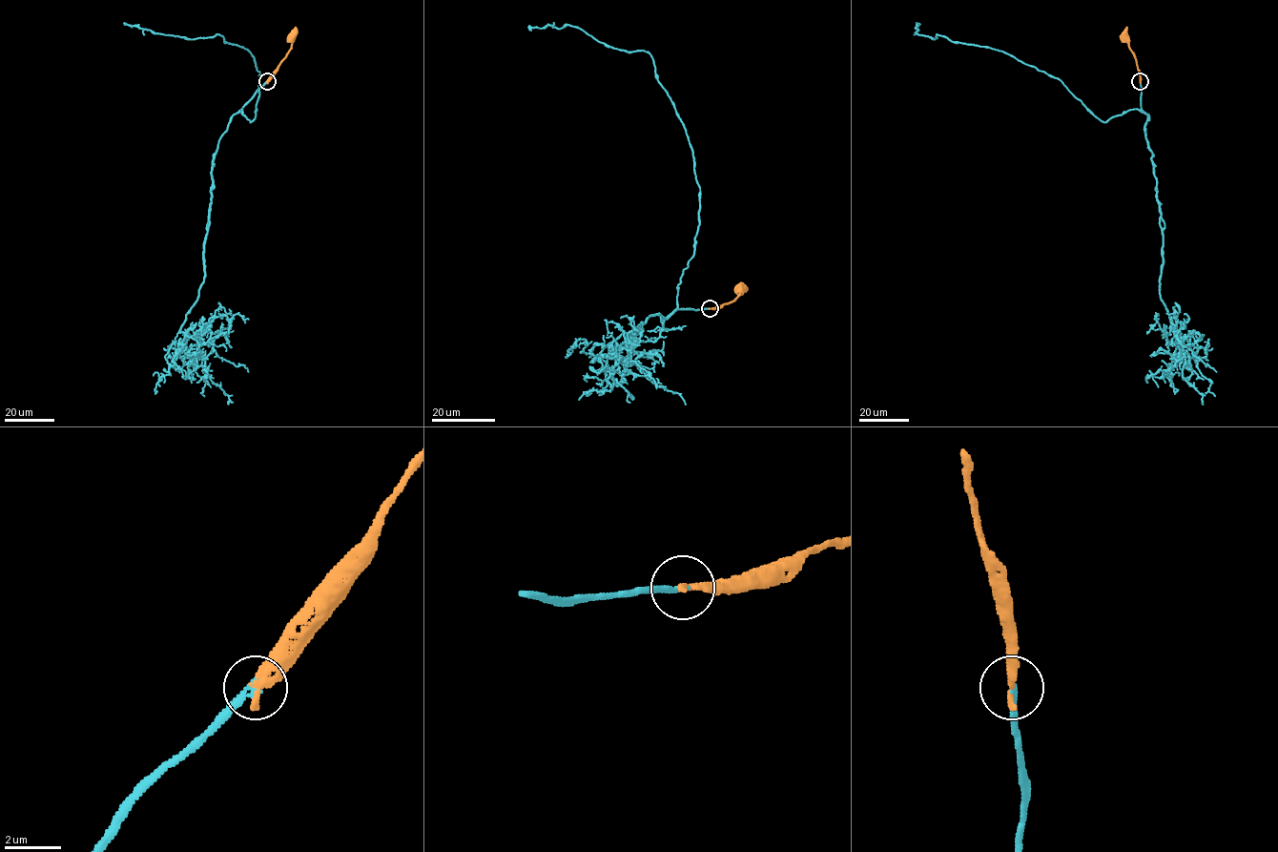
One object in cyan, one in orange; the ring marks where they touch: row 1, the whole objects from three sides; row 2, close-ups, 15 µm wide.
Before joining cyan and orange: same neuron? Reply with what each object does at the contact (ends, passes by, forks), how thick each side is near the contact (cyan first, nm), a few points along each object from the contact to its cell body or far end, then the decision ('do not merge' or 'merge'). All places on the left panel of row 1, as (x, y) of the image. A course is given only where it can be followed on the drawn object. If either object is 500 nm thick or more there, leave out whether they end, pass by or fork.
cyan ends there; orange ends there; 200 nm thick on the cyan side, 300 nm on the other; cyan runs (267, 81), (241, 109), (250, 122), (259, 94), (259, 72), (247, 50), (218, 33), (186, 39), (123, 23); orange runs (267, 81), (292, 46), (291, 37); merge

